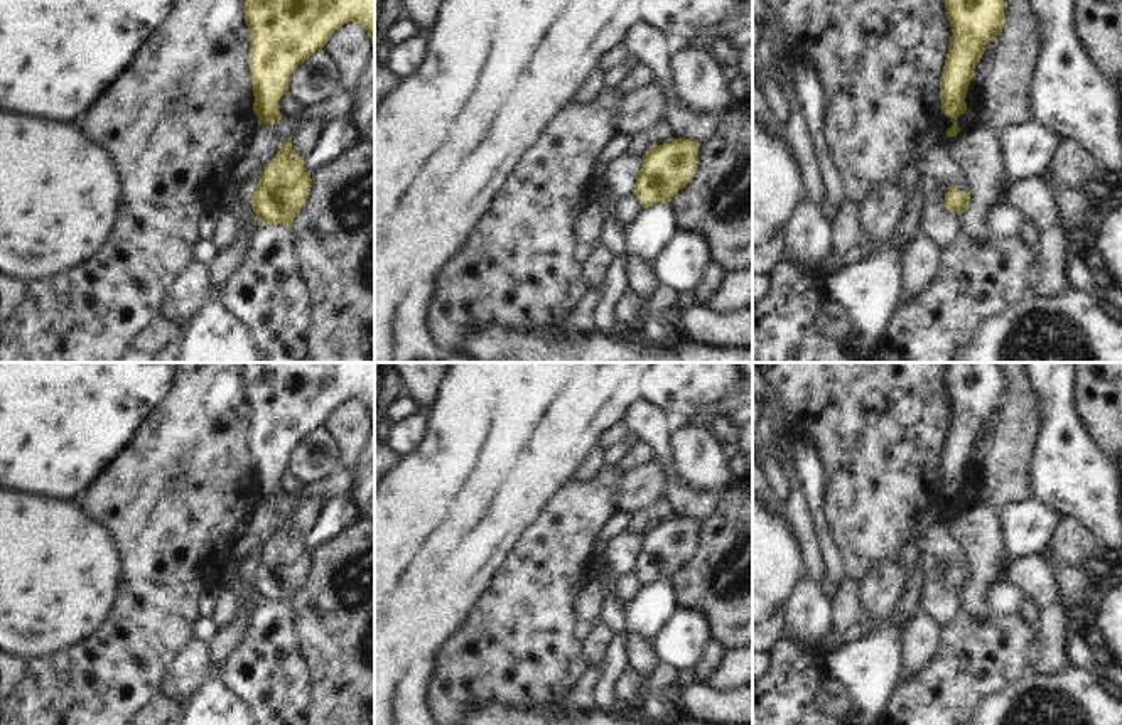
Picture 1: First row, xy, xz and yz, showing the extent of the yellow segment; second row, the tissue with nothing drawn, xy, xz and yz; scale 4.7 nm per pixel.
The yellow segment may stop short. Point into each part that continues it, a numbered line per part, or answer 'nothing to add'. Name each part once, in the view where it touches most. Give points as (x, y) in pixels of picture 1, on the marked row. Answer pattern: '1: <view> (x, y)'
nothing to add

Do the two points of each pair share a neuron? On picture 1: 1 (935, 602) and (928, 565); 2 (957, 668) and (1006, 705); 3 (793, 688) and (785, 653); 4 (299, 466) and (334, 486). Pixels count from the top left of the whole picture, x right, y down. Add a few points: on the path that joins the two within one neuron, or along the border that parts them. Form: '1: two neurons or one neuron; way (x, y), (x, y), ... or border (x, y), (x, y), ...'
1: one neuron; way (935, 594), (935, 574)
2: two neurons; border (1026, 671), (989, 693), (976, 707)
3: one neuron; way (792, 680), (792, 670), (787, 661)
4: two neurons; border (343, 469), (304, 486)

